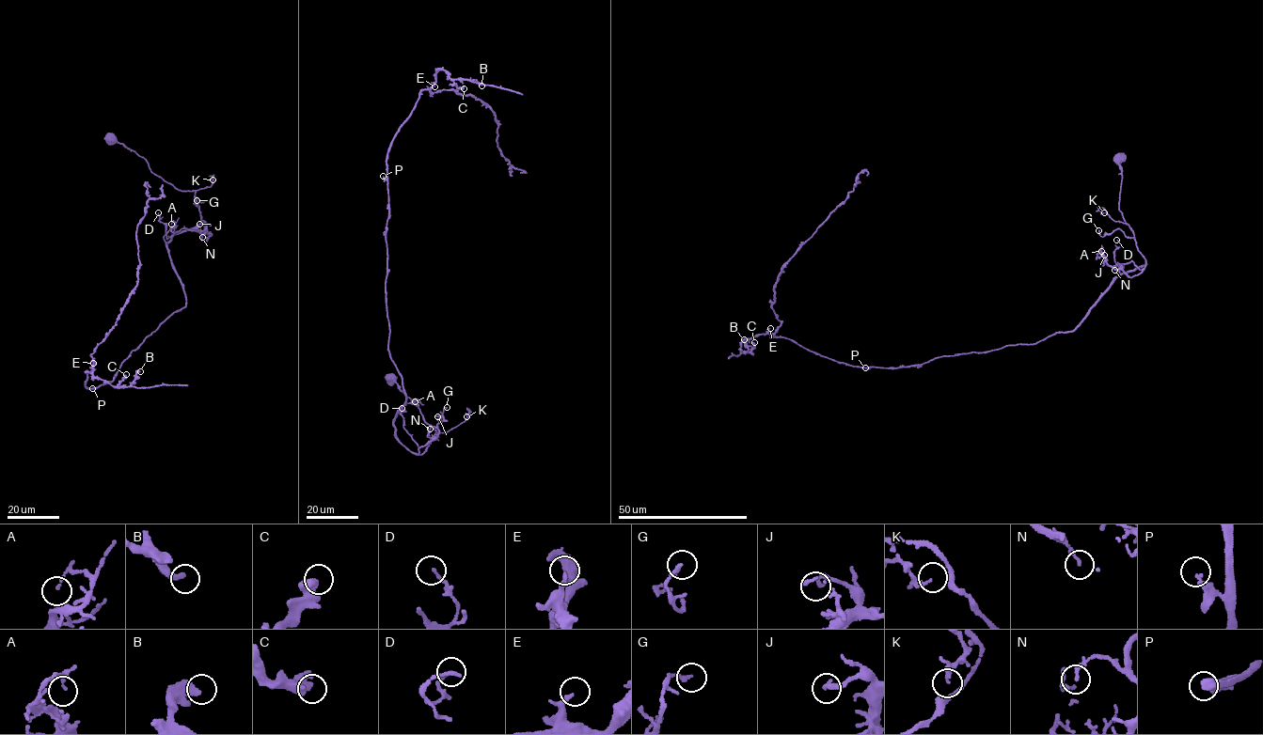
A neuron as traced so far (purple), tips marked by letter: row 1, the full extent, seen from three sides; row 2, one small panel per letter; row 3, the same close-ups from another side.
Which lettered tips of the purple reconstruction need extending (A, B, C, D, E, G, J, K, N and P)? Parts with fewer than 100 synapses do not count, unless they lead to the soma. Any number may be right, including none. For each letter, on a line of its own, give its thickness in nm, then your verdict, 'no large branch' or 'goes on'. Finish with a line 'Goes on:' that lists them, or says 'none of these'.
A: calibre 130 nm; no large branch
B: calibre 240 nm; no large branch
C: calibre 550 nm; no large branch
D: calibre 150 nm; no large branch
E: calibre 140 nm; no large branch
G: calibre 180 nm; no large branch
J: calibre 240 nm; no large branch
K: calibre 160 nm; no large branch
N: calibre 180 nm; no large branch
P: calibre 240 nm; no large branch
Goes on: none of these

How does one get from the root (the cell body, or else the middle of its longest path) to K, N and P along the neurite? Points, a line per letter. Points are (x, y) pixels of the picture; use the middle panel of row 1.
K: (391, 380), (416, 404), (426, 423), (436, 431), (448, 432), (466, 416)
N: (391, 380), (416, 404), (426, 423), (436, 432), (424, 452), (417, 454), (439, 432), (434, 426), (430, 429)
P: (391, 380), (436, 432), (421, 454), (401, 443), (393, 421), (406, 397), (388, 350), (388, 189), (383, 176)

